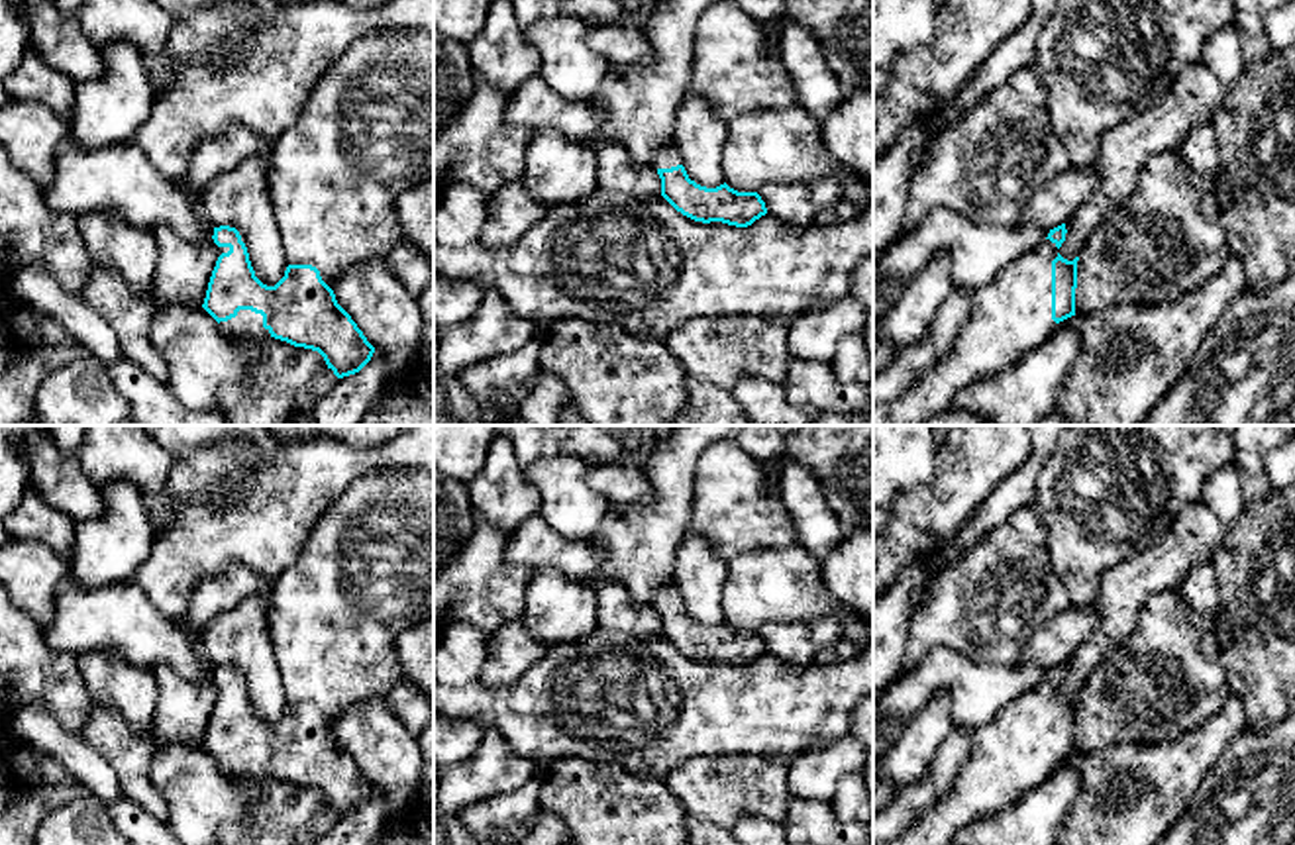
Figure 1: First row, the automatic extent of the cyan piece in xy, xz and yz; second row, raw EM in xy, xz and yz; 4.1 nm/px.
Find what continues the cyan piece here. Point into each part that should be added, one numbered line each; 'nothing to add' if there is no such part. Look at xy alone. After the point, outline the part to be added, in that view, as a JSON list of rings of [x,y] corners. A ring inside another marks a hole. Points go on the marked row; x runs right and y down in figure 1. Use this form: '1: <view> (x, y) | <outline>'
1: xy (248, 324) | [[[239,310],[235,318],[220,322],[220,331],[228,337],[247,337],[253,341],[271,337],[269,329],[263,327],[263,316],[251,310]]]

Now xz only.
1: xz (666, 157) | [[[669,143],[665,145],[663,149],[659,149],[651,161],[651,167],[657,171],[657,169],[671,169],[671,167],[677,167],[681,165],[679,163],[681,157],[677,153],[677,149]]]

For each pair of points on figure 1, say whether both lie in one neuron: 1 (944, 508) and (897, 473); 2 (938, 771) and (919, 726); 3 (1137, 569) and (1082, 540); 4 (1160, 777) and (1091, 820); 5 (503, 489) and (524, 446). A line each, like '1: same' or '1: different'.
1: different
2: different
3: different
4: same
5: different

